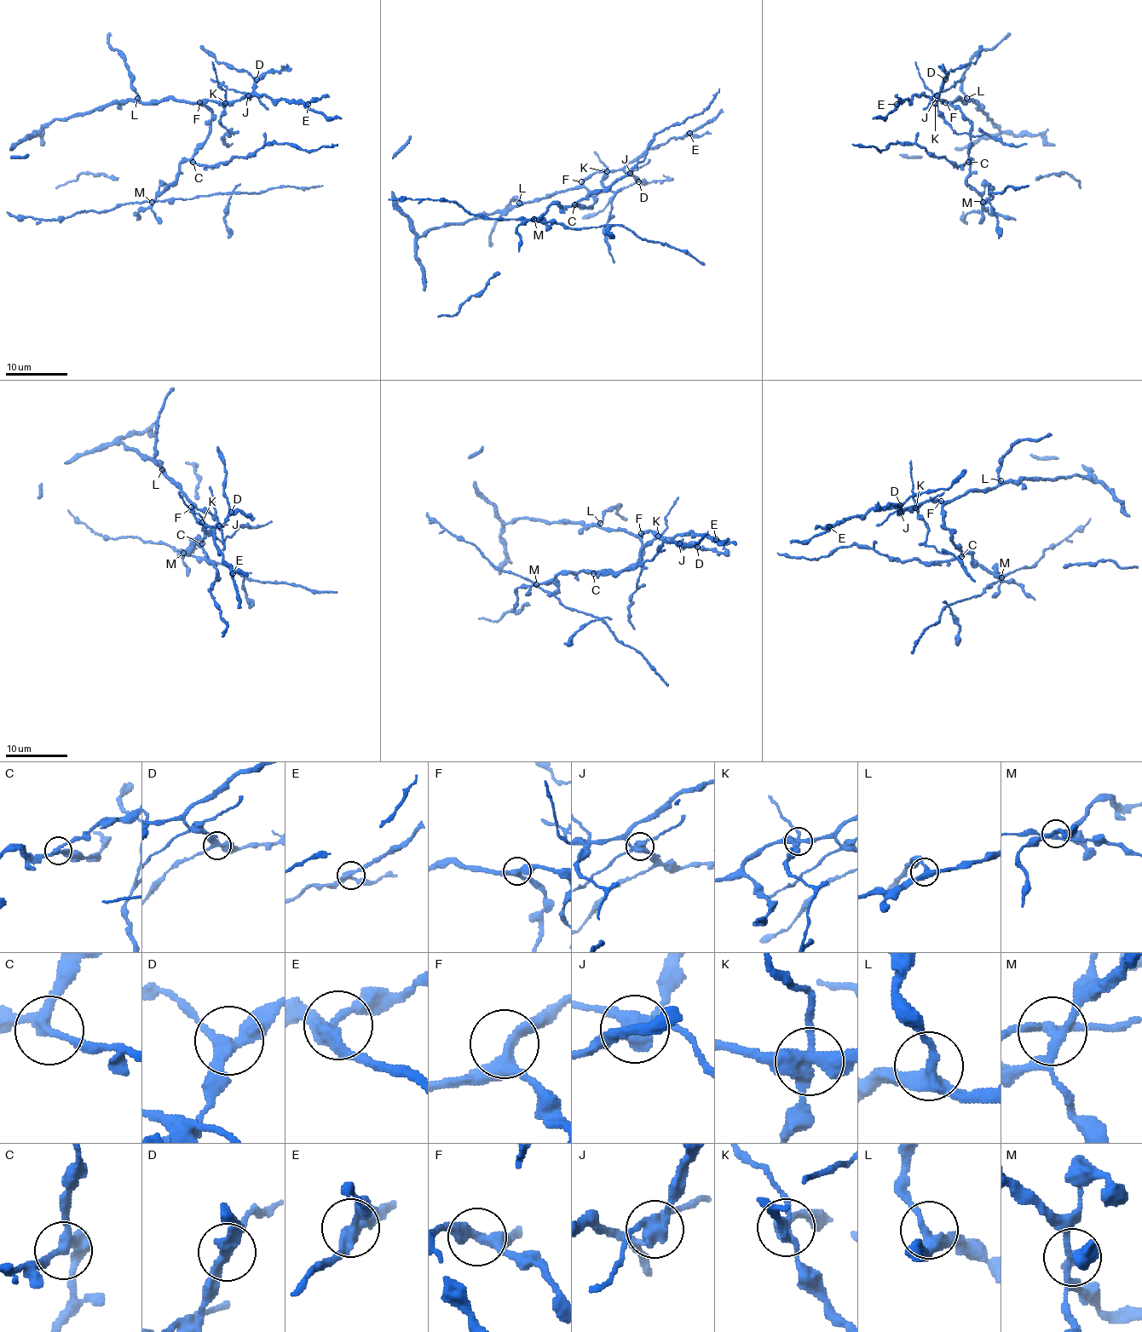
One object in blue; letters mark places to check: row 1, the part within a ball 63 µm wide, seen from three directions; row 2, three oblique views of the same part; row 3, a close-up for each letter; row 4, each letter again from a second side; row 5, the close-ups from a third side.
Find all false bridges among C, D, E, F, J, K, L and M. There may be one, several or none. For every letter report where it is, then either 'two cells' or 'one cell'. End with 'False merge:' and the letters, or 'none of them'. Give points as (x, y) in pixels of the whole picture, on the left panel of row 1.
C: place (193, 162); one cell
D: place (256, 79); one cell
E: place (308, 104); one cell
F: place (199, 102); one cell
J: place (248, 95); two cells
K: place (225, 103); two cells
L: place (137, 98); one cell
M: place (152, 202); two cells
False merge: J, K, M

